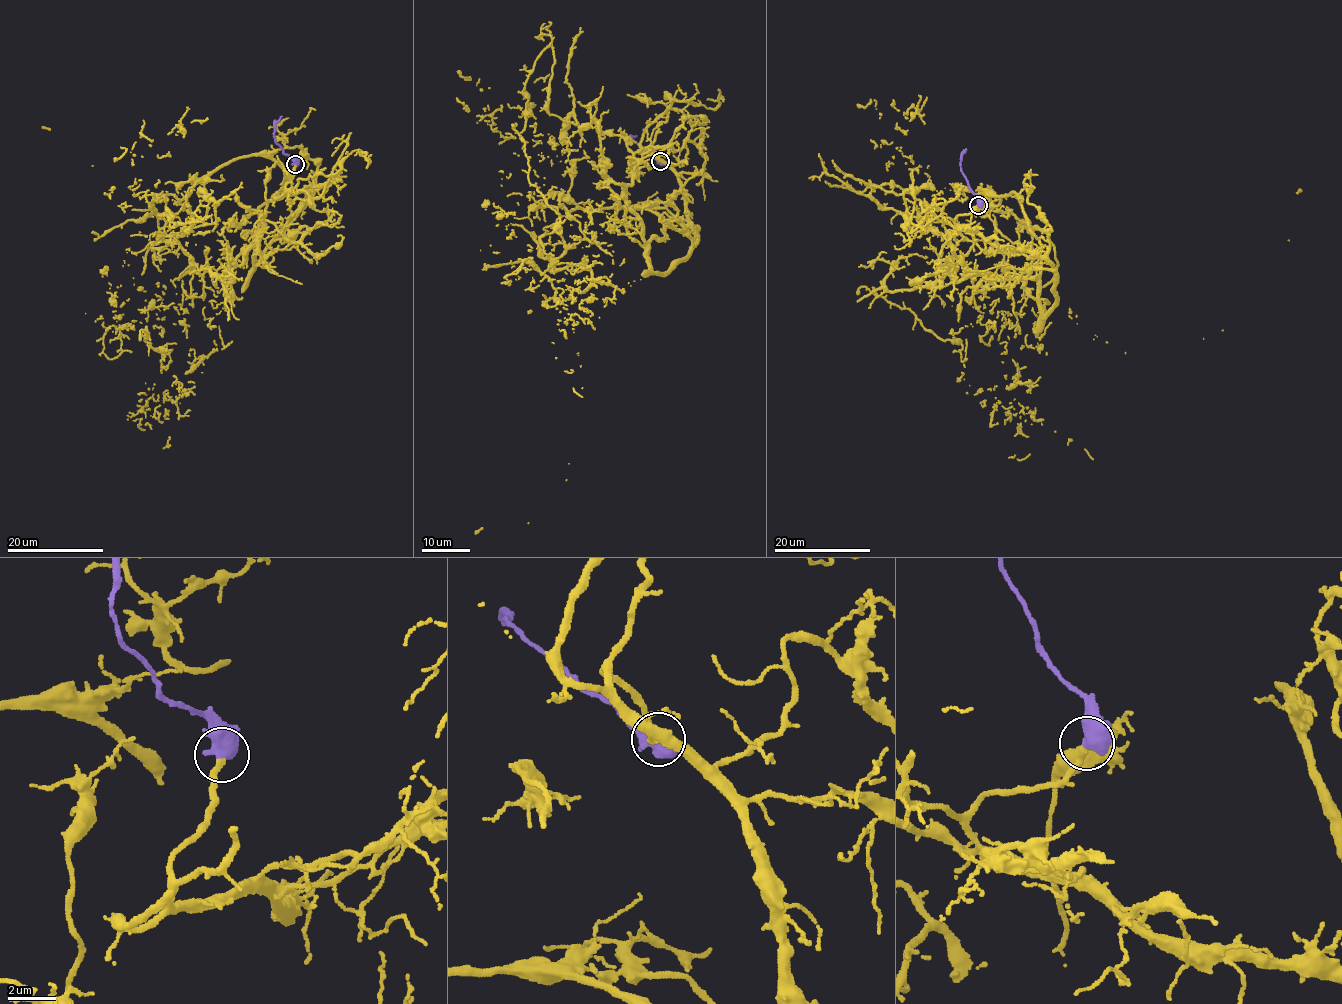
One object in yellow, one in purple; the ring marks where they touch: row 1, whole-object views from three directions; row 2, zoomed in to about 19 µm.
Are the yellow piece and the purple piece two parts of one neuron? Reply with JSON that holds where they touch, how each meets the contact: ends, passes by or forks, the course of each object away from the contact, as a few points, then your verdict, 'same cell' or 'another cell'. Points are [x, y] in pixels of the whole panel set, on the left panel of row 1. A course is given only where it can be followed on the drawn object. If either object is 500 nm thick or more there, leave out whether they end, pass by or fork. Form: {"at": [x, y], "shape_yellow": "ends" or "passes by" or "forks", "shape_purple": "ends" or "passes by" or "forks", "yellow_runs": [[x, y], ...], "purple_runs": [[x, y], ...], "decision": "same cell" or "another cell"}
{"at": [295, 164], "yellow_runs": [[295, 165], [255, 265], [269, 158], [161, 236], [192, 306], [142, 409], [175, 401], [190, 348], [139, 340]], "purple_runs": [[295, 164], [275, 141], [275, 125], [281, 115]], "decision": "same cell"}

